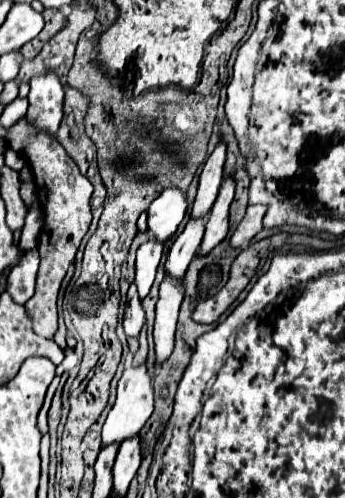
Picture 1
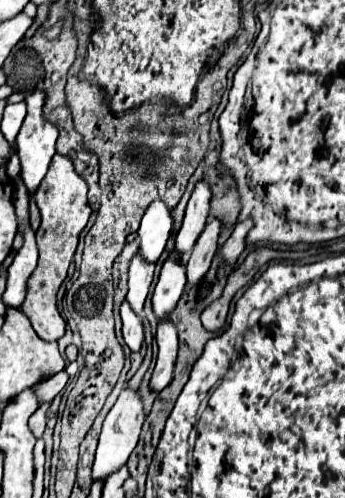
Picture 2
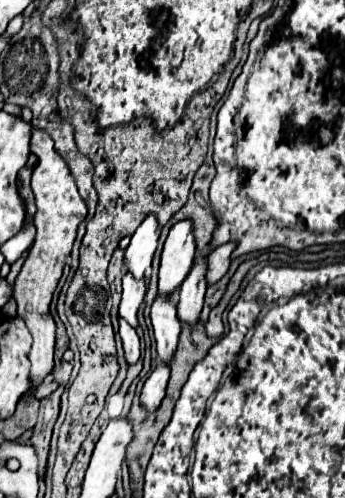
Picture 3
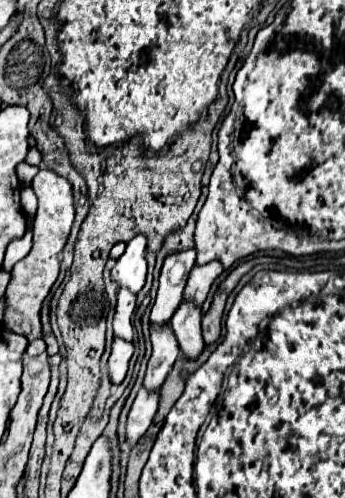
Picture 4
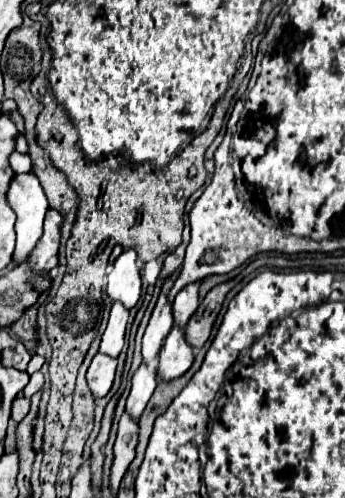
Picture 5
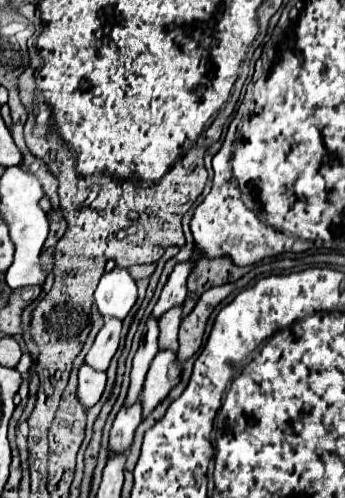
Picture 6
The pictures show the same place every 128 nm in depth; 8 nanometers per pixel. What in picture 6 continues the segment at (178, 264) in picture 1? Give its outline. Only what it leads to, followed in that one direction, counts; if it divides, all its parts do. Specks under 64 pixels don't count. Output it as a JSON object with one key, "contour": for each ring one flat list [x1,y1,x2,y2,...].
{"contour":[[134,404,132,408,120,410,112,428,110,428,110,440,108,440,108,460,116,454,116,452,128,452,134,440,134,432,138,428,138,424,142,422,142,408,140,404]]}

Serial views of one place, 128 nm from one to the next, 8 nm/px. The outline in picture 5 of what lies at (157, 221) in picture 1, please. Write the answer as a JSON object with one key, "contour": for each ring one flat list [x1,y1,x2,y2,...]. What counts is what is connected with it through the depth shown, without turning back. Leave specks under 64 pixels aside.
{"contour":[[122,252,106,276,106,294,112,302,122,302,124,308,134,308,140,298,140,266,136,252]]}

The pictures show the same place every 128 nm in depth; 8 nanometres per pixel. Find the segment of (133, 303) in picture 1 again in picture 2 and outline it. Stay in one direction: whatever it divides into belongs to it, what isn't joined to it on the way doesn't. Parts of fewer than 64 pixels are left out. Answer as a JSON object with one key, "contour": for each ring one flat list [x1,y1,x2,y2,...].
{"contour":[[126,302,120,306,120,316,122,316,122,336,124,336,124,342,128,344,128,348,132,352,140,352,140,346,142,346,142,340,144,340,142,320,130,310,130,306]]}

